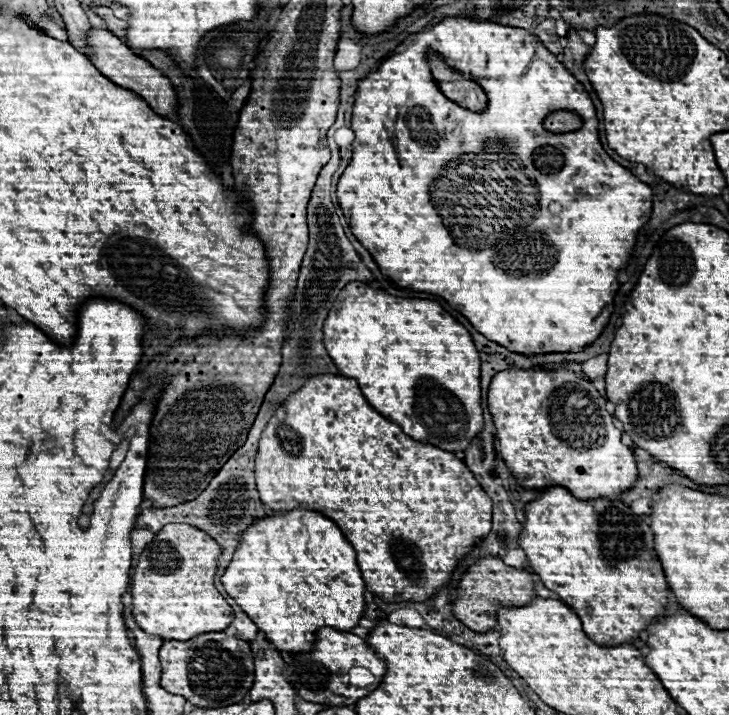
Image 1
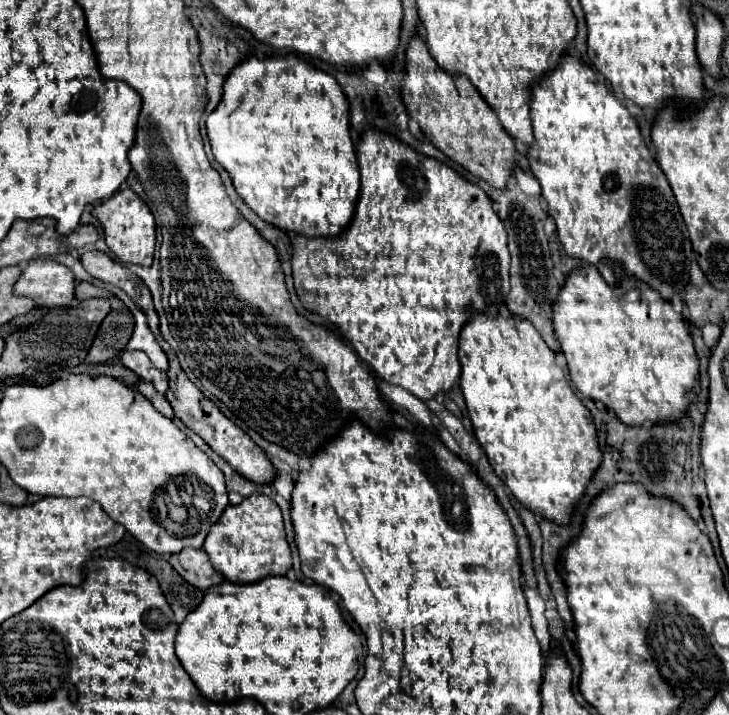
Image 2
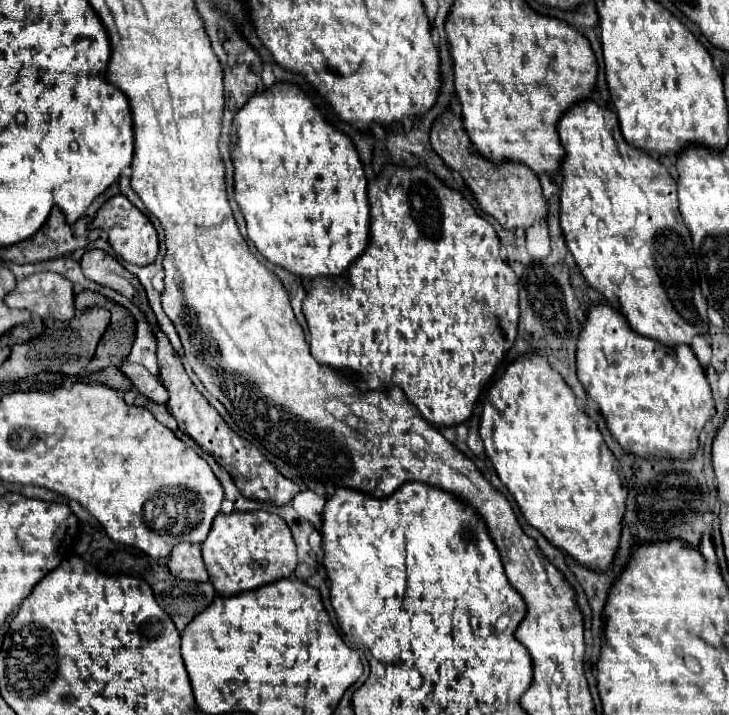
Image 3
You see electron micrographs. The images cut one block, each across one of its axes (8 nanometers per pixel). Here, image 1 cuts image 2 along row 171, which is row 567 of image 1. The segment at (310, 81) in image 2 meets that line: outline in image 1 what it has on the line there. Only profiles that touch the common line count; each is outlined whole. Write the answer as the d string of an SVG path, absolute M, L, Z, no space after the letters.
M294 508L290 512L274 512L256 520L240 536L240 544L232 556L232 562L224 570L220 582L226 592L238 602L238 606L250 616L250 620L266 634L266 638L286 652L308 652L314 644L314 634L322 626L336 630L350 630L358 626L358 618L364 614L364 580L356 564L356 552L348 540L344 540L340 528L322 516L306 508Z

